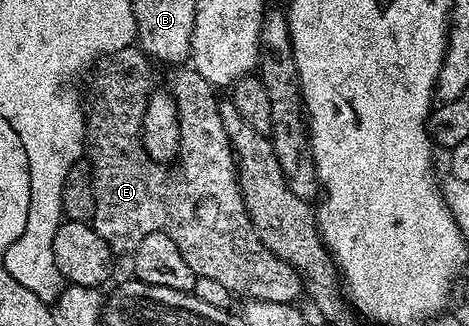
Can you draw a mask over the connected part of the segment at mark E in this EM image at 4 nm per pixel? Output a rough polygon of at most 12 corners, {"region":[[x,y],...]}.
{"region":[[151,59],[97,67],[86,150],[115,255],[167,234],[195,279],[297,303],[255,234],[215,87],[175,69],[176,161],[142,143]]}

